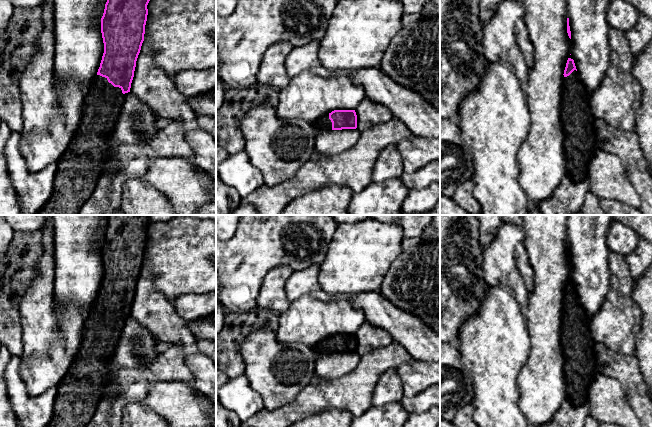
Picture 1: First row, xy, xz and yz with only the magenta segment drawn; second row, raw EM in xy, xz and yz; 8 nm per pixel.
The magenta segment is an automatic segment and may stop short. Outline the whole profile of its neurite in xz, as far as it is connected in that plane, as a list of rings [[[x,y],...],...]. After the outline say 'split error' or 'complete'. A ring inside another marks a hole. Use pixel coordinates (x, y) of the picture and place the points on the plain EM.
[[[334,334],[320,341],[314,350],[317,355],[356,353],[357,339],[355,334]]]; split error

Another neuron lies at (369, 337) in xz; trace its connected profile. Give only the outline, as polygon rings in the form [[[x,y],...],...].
[[[367,322],[356,331],[355,336],[357,353],[361,356],[374,349],[389,346],[394,342],[387,331]]]

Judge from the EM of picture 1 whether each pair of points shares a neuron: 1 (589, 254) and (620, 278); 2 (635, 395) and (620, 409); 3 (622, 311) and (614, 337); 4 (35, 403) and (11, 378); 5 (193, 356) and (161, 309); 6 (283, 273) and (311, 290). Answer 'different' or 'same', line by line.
1: different
2: different
3: same
4: same
5: same
6: different

